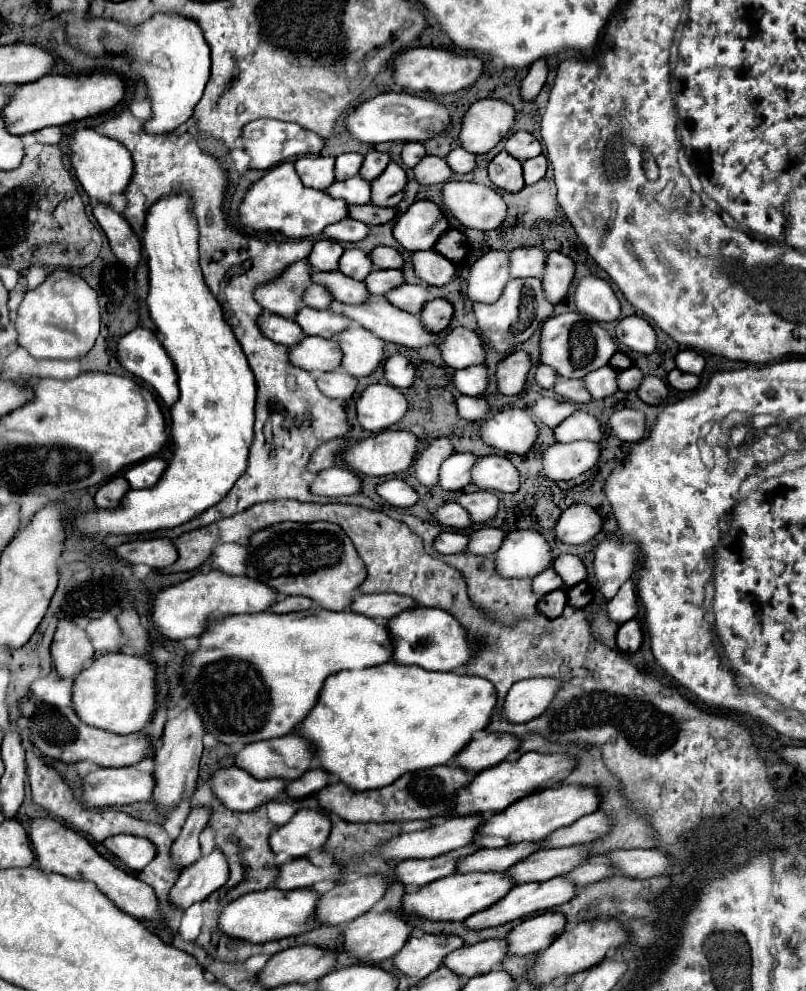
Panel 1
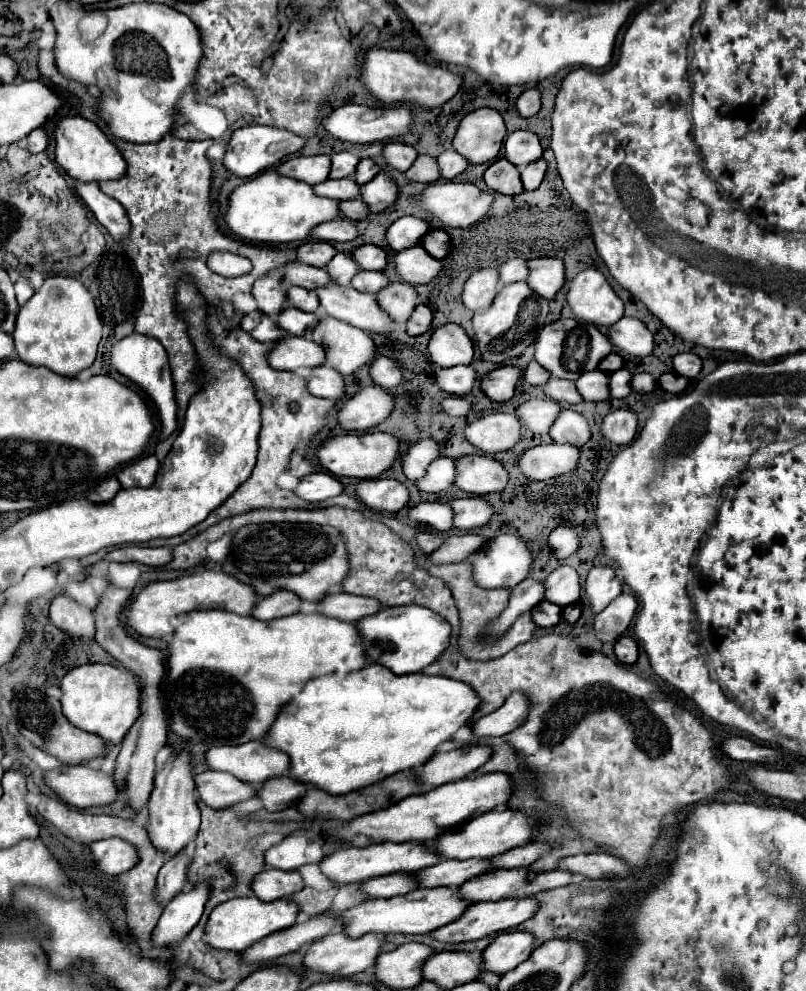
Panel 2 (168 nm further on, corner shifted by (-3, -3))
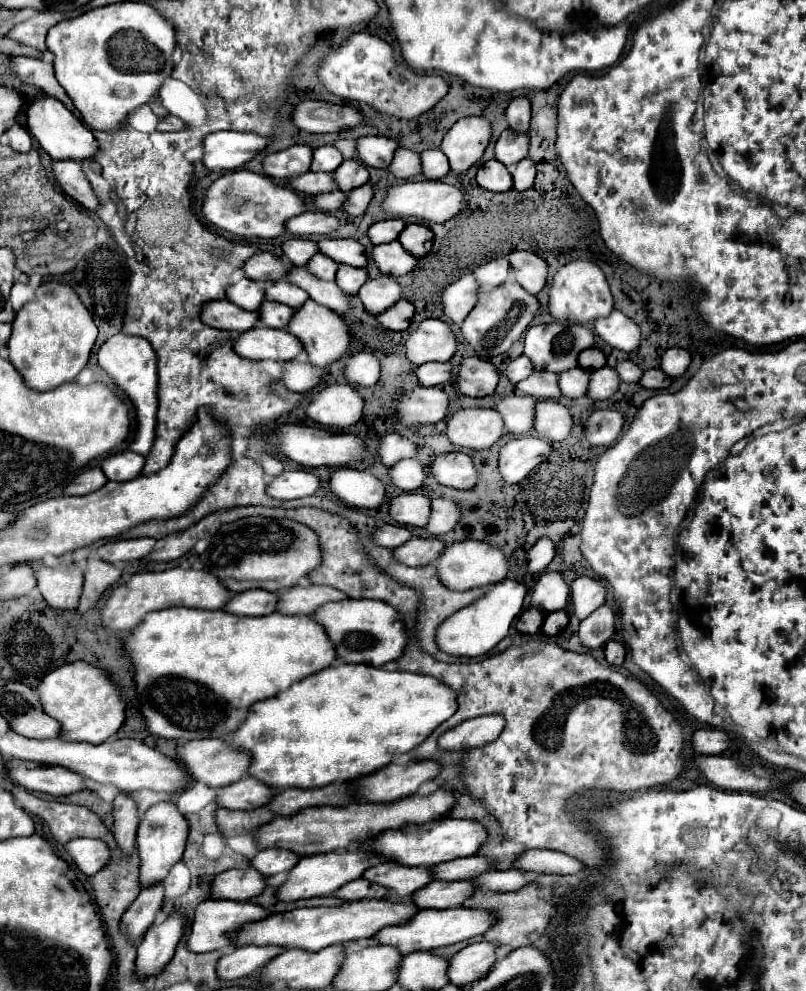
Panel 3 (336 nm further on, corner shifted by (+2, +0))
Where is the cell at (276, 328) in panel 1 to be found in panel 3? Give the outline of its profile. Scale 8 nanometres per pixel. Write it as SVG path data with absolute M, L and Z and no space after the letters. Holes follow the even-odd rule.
M223 299L223 301L213 301L213 303L205 303L203 305L203 313L201 319L215 329L225 329L225 331L249 331L253 327L257 327L259 323L259 313L255 311L245 311L237 305L233 305L231 301Z

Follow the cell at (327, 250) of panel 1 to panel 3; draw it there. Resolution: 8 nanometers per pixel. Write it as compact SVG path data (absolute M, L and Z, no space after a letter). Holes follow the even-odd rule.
M289 239L289 241L283 243L283 251L285 251L285 257L287 257L293 265L301 267L301 265L305 265L315 253L319 253L319 247L317 247L317 243L311 241L311 239Z

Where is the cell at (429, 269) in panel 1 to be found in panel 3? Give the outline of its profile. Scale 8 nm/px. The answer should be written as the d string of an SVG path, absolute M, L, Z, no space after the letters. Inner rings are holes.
M399 241L387 243L387 245L375 245L373 249L373 259L379 267L381 273L385 275L393 275L393 277L401 277L407 275L415 269L417 265L417 257L409 255Z

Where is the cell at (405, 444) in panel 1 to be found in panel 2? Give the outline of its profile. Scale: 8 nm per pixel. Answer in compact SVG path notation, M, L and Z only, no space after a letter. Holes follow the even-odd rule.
M372 432L372 434L344 434L344 436L334 436L322 442L322 446L316 452L316 460L318 464L328 470L334 476L348 476L348 478L360 478L360 480L368 480L368 478L378 478L384 470L388 470L392 466L392 462L398 456L398 440L390 434L380 434L380 432Z

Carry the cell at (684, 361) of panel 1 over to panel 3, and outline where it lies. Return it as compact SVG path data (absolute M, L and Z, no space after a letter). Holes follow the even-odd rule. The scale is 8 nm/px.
M673 347L673 349L667 349L661 357L661 369L669 375L669 377L681 377L687 367L691 363L691 355L681 349L681 347Z

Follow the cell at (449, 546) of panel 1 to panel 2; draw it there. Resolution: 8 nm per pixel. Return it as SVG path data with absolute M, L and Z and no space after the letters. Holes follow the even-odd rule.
M420 532L420 534L416 534L416 544L418 544L418 548L420 548L424 554L430 554L430 550L436 550L442 542L444 542L444 538L440 538L440 536L436 536L436 534L430 534L430 532Z

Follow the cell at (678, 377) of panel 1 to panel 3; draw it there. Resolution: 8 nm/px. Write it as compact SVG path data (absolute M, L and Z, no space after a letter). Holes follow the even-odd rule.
M649 369L649 371L643 373L639 383L645 389L667 389L671 385L671 381L673 379L669 375L665 375L665 371L661 371L661 369Z

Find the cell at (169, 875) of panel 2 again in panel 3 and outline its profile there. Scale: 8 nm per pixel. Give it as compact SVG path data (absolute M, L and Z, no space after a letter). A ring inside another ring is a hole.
M153 883L149 887L143 887L139 897L125 911L125 915L121 919L121 929L135 943L143 937L143 933L155 921L155 915L161 911L161 907L163 907L163 891L165 891L163 883Z

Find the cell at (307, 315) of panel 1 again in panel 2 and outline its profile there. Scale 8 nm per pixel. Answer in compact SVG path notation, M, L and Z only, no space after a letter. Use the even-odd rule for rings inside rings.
M284 308L278 316L276 316L276 324L294 336L308 336L310 334L310 326L314 326L314 322L318 322L318 314L310 314L310 312L302 312L298 308Z

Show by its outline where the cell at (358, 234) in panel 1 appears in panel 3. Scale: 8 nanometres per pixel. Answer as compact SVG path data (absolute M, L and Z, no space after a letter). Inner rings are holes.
M307 211L287 221L287 231L297 237L331 235L337 229L339 229L339 219L325 211ZM319 231L331 231L331 233L319 233Z

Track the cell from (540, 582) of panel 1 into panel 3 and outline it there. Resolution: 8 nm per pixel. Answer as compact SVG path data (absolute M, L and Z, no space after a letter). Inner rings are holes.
M503 579L495 587L489 587L487 595L477 599L475 603L463 607L449 619L441 623L437 629L437 645L441 651L457 657L477 657L491 651L509 631L513 619L521 613L523 601L527 595L527 587L515 579Z

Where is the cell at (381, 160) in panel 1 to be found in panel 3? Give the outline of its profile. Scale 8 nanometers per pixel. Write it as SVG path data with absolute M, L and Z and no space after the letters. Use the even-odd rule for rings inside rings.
M357 159L343 161L341 167L339 167L339 171L335 171L333 175L335 175L337 187L341 191L345 191L345 193L351 191L351 189L355 189L355 187L361 187L361 185L365 185L369 181L367 167L361 161L357 161Z

